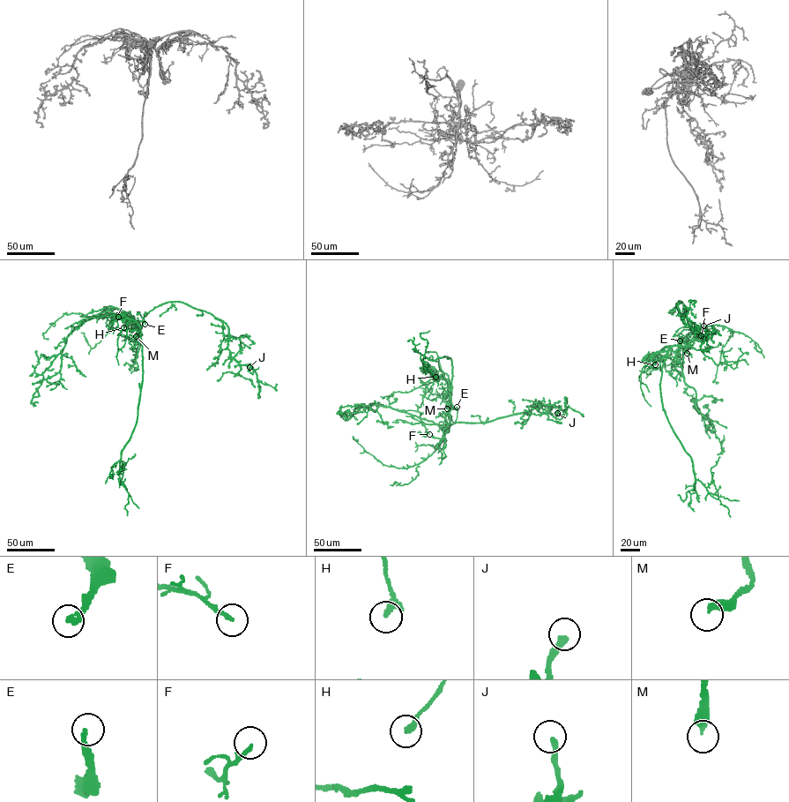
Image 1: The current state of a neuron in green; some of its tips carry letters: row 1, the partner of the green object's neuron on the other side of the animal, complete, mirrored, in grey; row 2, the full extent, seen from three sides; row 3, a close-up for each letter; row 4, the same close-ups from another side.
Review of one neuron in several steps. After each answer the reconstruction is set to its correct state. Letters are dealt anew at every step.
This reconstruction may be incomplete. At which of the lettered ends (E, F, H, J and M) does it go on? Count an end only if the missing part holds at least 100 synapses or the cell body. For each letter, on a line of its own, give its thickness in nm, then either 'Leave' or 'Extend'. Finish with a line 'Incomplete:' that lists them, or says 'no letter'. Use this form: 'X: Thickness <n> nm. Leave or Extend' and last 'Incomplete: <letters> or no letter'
E: Thickness 280 nm. Extend
F: Thickness 180 nm. Leave
H: Thickness 320 nm. Leave
J: Thickness 280 nm. Leave
M: Thickness 400 nm. Extend
Incomplete: E, M

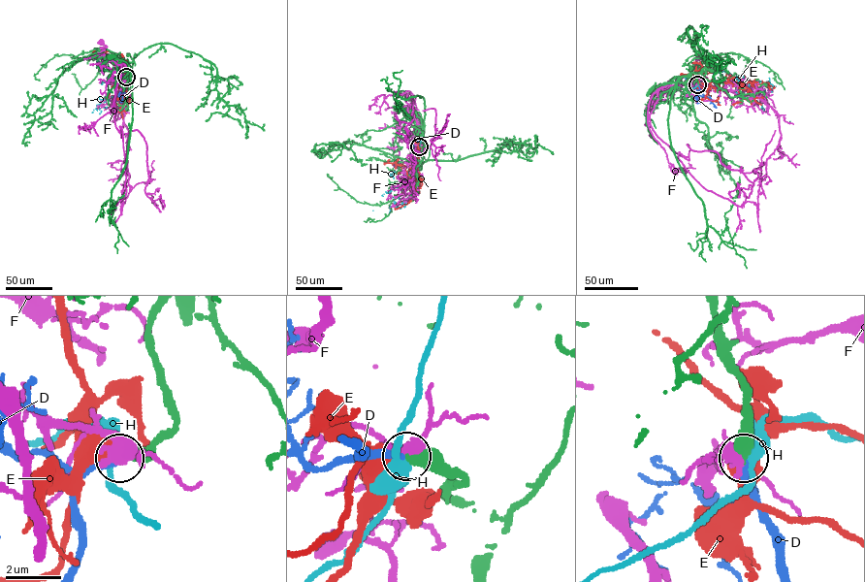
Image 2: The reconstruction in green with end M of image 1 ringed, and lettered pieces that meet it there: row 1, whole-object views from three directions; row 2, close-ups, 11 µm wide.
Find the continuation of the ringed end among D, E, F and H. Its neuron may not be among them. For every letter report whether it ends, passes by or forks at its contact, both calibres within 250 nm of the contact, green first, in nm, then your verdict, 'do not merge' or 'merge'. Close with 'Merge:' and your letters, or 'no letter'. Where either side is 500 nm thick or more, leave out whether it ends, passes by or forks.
D: it ends | 440/280 nm | merge
E: 440/550 nm | do not merge
F: 550/360 nm | do not merge
H: it passes by | 480/420 nm | do not merge
Merge: D

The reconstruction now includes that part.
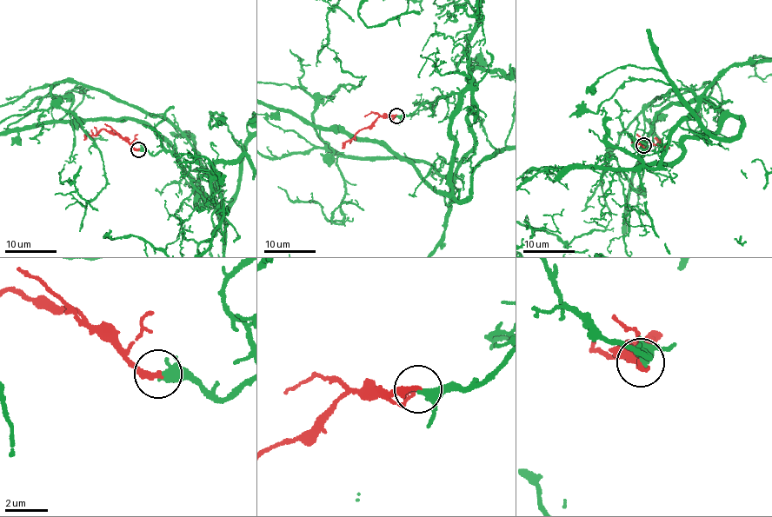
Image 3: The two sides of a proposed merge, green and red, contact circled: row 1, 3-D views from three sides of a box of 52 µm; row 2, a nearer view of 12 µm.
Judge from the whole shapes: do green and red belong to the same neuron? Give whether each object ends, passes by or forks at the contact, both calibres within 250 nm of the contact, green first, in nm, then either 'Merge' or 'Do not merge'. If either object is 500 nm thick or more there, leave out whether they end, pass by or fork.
At the ring green forks. At the ring red ends. Thickness 260 nm (green) against 280 nm. Merge

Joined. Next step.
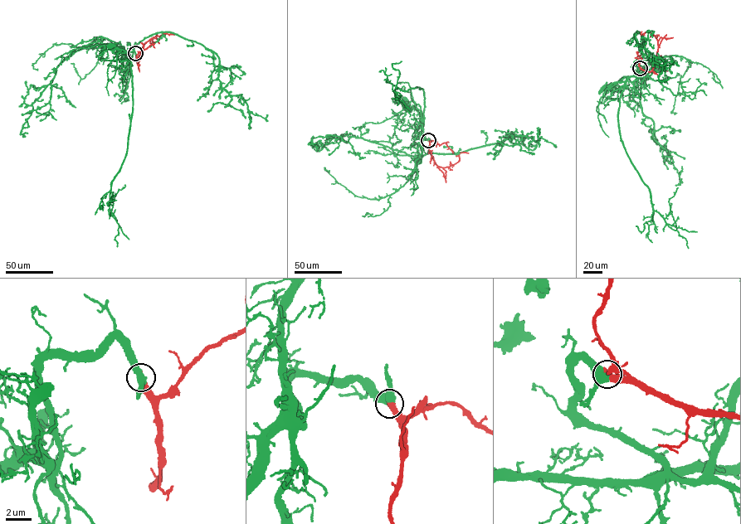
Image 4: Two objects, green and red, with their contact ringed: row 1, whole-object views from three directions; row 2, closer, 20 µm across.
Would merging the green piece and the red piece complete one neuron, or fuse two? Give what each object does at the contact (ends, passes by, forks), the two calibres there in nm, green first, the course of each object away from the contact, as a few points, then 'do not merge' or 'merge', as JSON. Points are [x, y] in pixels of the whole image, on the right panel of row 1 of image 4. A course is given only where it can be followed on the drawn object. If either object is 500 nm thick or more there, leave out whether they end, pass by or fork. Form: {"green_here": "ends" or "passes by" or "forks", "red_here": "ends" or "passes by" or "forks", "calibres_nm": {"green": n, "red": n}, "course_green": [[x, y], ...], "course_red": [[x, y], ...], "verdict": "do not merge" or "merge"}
{"calibres_nm": {"green": 550, "red": 500}, "course_green": [[640, 68], [637, 67], [637, 71], [644, 75], [631, 76], [603, 88]], "course_red": [[640, 68], [649, 71], [652, 69], [658, 47], [655, 36], [647, 32], [641, 34], [641, 31]], "verdict": "merge"}

